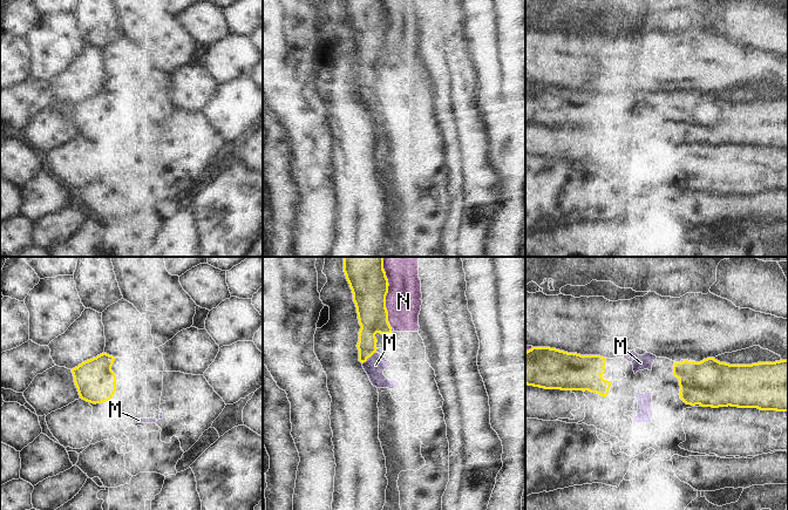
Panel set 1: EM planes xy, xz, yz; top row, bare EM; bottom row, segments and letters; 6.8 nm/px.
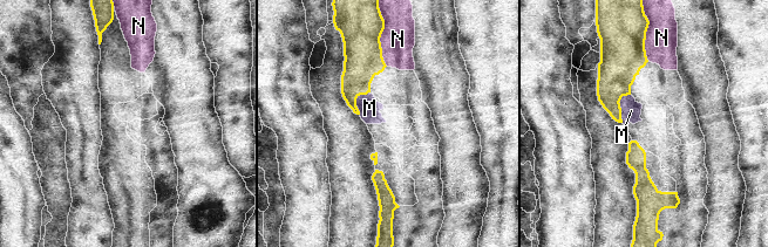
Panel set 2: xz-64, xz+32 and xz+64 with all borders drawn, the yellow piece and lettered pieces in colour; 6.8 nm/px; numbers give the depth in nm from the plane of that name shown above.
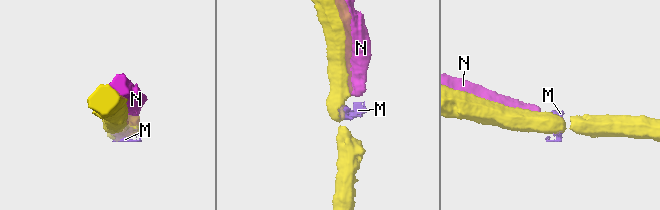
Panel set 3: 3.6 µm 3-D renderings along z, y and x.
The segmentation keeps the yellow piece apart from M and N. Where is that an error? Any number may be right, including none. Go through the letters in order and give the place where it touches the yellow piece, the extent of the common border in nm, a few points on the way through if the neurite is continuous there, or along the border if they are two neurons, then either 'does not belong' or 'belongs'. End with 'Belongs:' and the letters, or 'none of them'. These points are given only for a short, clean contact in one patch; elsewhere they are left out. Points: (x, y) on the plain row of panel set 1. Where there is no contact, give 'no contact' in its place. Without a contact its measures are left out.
M: contact xz (368, 94); length 130 nm; way xz (372, 58), (368, 67), (368, 94), (375, 102); belongs
N: contact xz (386, 32); length 460 nm; does not belong
Belongs: M

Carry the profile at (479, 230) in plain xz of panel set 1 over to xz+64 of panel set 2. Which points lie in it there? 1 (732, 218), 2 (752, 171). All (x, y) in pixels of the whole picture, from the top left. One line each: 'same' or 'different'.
1: same
2: different

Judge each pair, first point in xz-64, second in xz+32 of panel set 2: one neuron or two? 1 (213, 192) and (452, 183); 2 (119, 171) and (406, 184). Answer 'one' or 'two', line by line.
1: one
2: one

